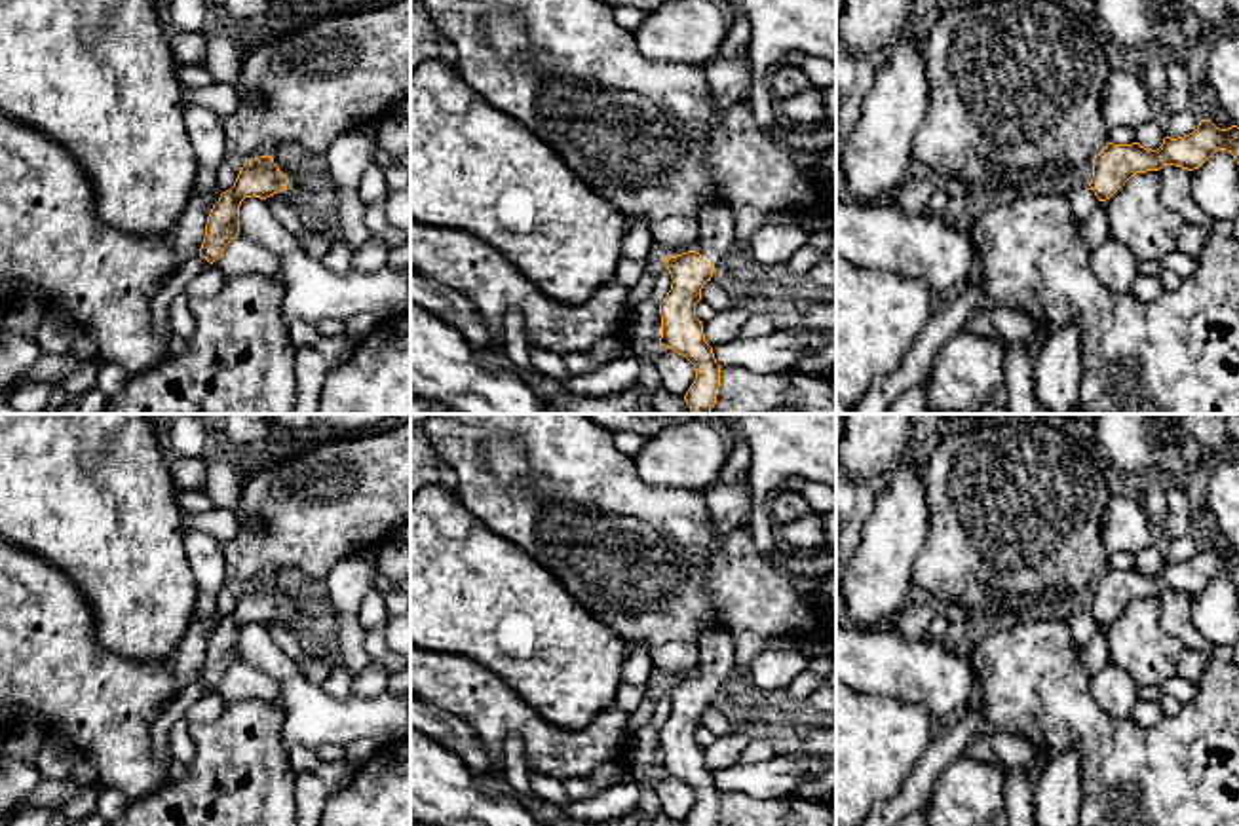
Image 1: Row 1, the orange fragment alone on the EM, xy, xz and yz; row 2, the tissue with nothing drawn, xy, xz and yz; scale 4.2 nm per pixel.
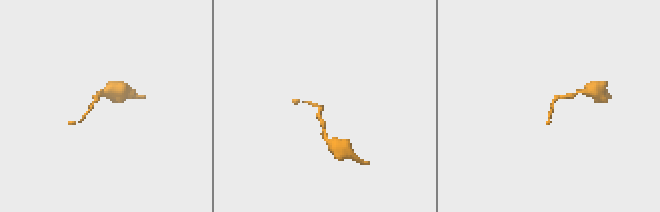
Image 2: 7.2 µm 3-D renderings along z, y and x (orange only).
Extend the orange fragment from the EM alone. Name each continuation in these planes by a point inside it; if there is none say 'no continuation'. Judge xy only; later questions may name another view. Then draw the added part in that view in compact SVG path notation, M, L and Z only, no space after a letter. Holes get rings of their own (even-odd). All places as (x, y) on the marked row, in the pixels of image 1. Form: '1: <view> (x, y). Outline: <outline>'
1: xy (289, 156). Outline: M285 141L279 142L270 156L279 171L291 180L302 169L306 154L308 152L298 142Z

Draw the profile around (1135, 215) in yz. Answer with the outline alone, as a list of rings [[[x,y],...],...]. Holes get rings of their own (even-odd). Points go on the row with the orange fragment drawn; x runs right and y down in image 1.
[[[1157,171],[1136,173],[1106,199],[1110,237],[1123,243],[1136,260],[1161,262],[1178,249],[1184,220],[1159,201],[1159,188]]]

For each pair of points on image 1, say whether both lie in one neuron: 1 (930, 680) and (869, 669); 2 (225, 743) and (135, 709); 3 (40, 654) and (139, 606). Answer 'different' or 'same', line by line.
1: same
2: different
3: different

